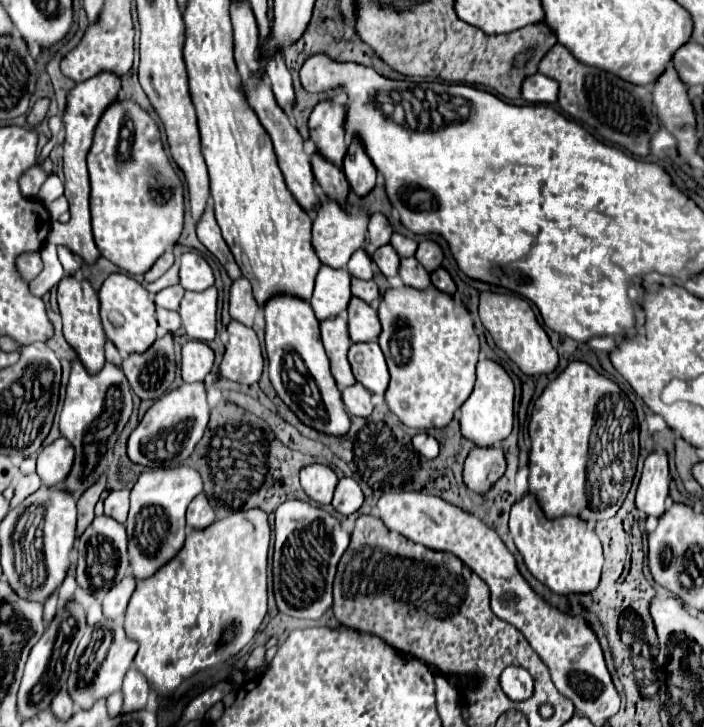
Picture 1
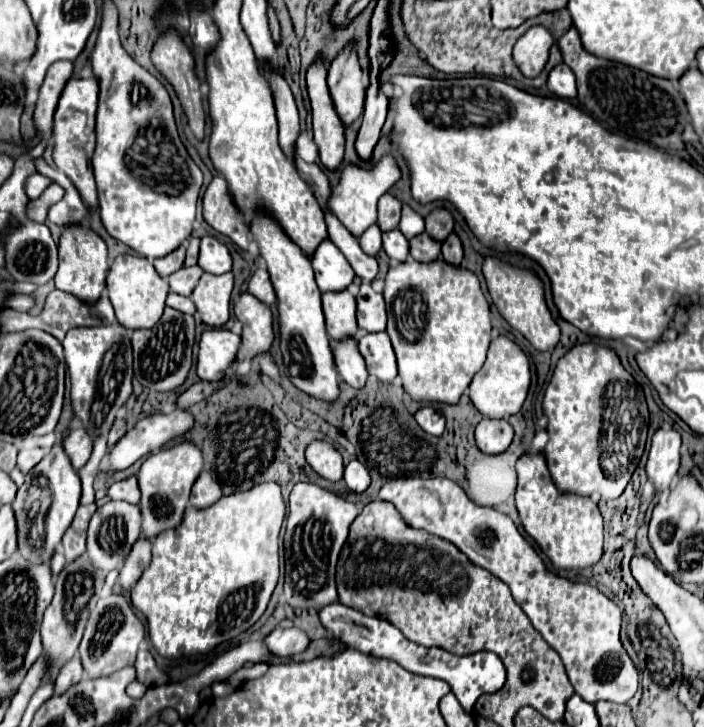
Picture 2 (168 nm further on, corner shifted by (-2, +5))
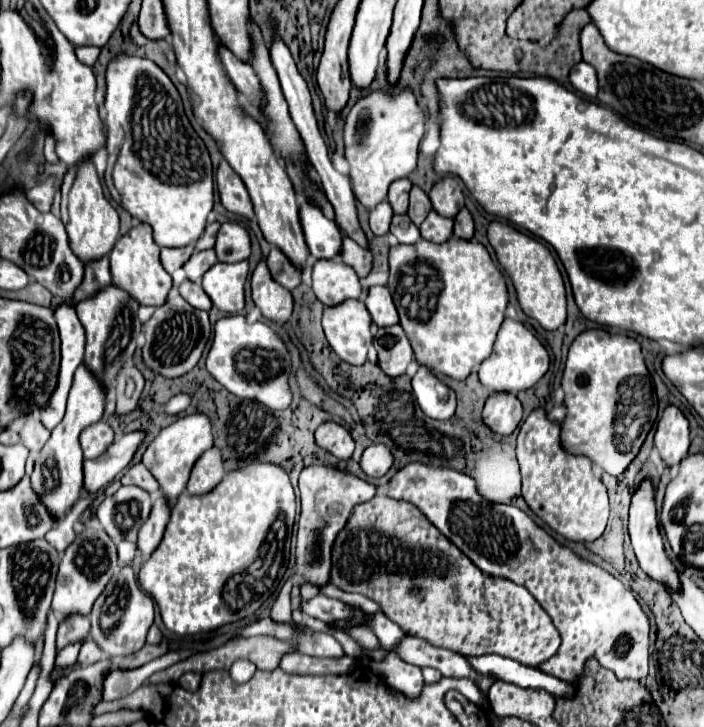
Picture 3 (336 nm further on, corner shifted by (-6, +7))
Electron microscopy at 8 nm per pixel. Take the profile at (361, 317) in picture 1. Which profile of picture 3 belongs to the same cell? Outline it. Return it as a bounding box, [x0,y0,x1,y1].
[364,286,398,326]

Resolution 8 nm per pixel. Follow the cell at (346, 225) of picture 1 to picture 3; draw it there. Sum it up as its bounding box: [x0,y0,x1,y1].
[344,90,424,210]

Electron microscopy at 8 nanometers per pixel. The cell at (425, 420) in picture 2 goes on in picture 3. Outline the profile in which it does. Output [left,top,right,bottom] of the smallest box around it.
[412,368,454,420]

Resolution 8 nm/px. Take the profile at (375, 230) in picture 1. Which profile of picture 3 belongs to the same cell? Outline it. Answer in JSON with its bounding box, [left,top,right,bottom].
[386,178,412,214]

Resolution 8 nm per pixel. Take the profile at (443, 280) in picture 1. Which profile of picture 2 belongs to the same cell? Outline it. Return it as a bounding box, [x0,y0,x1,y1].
[442,232,464,266]

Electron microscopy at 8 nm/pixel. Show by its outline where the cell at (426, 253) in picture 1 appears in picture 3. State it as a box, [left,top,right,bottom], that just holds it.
[430,178,464,218]

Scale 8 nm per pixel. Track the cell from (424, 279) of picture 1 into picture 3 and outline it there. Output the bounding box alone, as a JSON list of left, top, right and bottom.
[420,212,454,244]

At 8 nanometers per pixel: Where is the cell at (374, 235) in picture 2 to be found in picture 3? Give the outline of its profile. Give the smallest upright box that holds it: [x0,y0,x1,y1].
[370,200,392,236]

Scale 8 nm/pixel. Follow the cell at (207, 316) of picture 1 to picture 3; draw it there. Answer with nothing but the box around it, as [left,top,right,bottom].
[202,262,248,314]

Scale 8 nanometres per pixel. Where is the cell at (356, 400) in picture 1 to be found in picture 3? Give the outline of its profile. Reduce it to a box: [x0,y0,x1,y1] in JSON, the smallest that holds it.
[322,300,372,366]

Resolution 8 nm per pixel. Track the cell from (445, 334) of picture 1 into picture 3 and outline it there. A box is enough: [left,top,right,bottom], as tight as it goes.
[388,236,508,382]

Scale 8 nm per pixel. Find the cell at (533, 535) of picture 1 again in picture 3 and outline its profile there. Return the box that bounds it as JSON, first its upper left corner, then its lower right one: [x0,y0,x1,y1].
[518,410,608,542]

